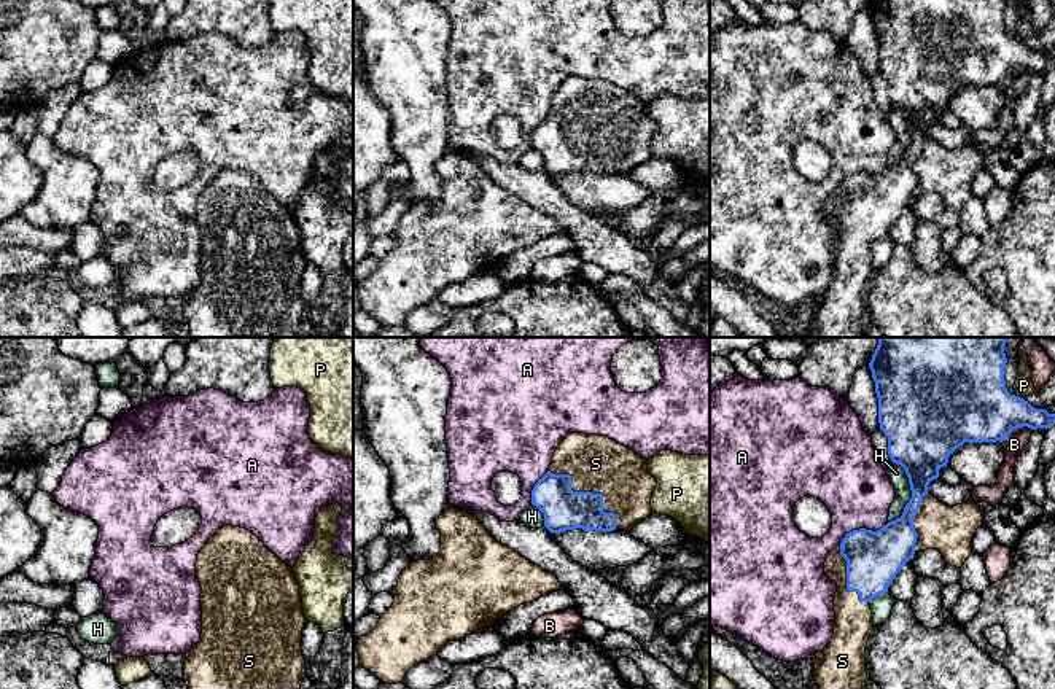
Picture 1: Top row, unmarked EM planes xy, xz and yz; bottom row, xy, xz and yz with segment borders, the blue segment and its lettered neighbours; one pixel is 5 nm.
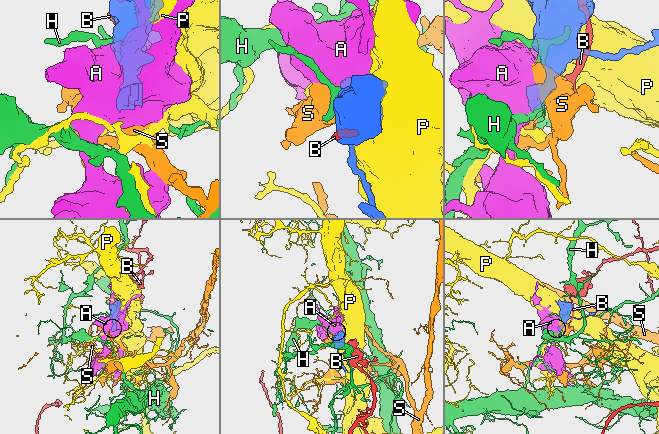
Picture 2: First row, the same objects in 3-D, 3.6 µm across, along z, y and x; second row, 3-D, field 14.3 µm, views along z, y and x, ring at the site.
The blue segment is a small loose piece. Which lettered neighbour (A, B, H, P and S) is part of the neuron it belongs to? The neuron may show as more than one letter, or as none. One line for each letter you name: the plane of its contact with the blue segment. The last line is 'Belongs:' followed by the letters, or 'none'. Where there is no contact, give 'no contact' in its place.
S: contact in xz
Belongs: S

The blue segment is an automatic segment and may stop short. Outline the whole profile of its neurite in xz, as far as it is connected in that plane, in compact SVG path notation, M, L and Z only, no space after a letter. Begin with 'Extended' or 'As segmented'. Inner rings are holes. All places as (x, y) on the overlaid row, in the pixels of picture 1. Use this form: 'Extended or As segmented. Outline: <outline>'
Extended. Outline: M571 433L555 449L549 471L535 484L531 504L544 514L544 527L551 533L582 528L595 531L625 530L651 516L651 498L656 479L648 471L648 460L608 436Z

